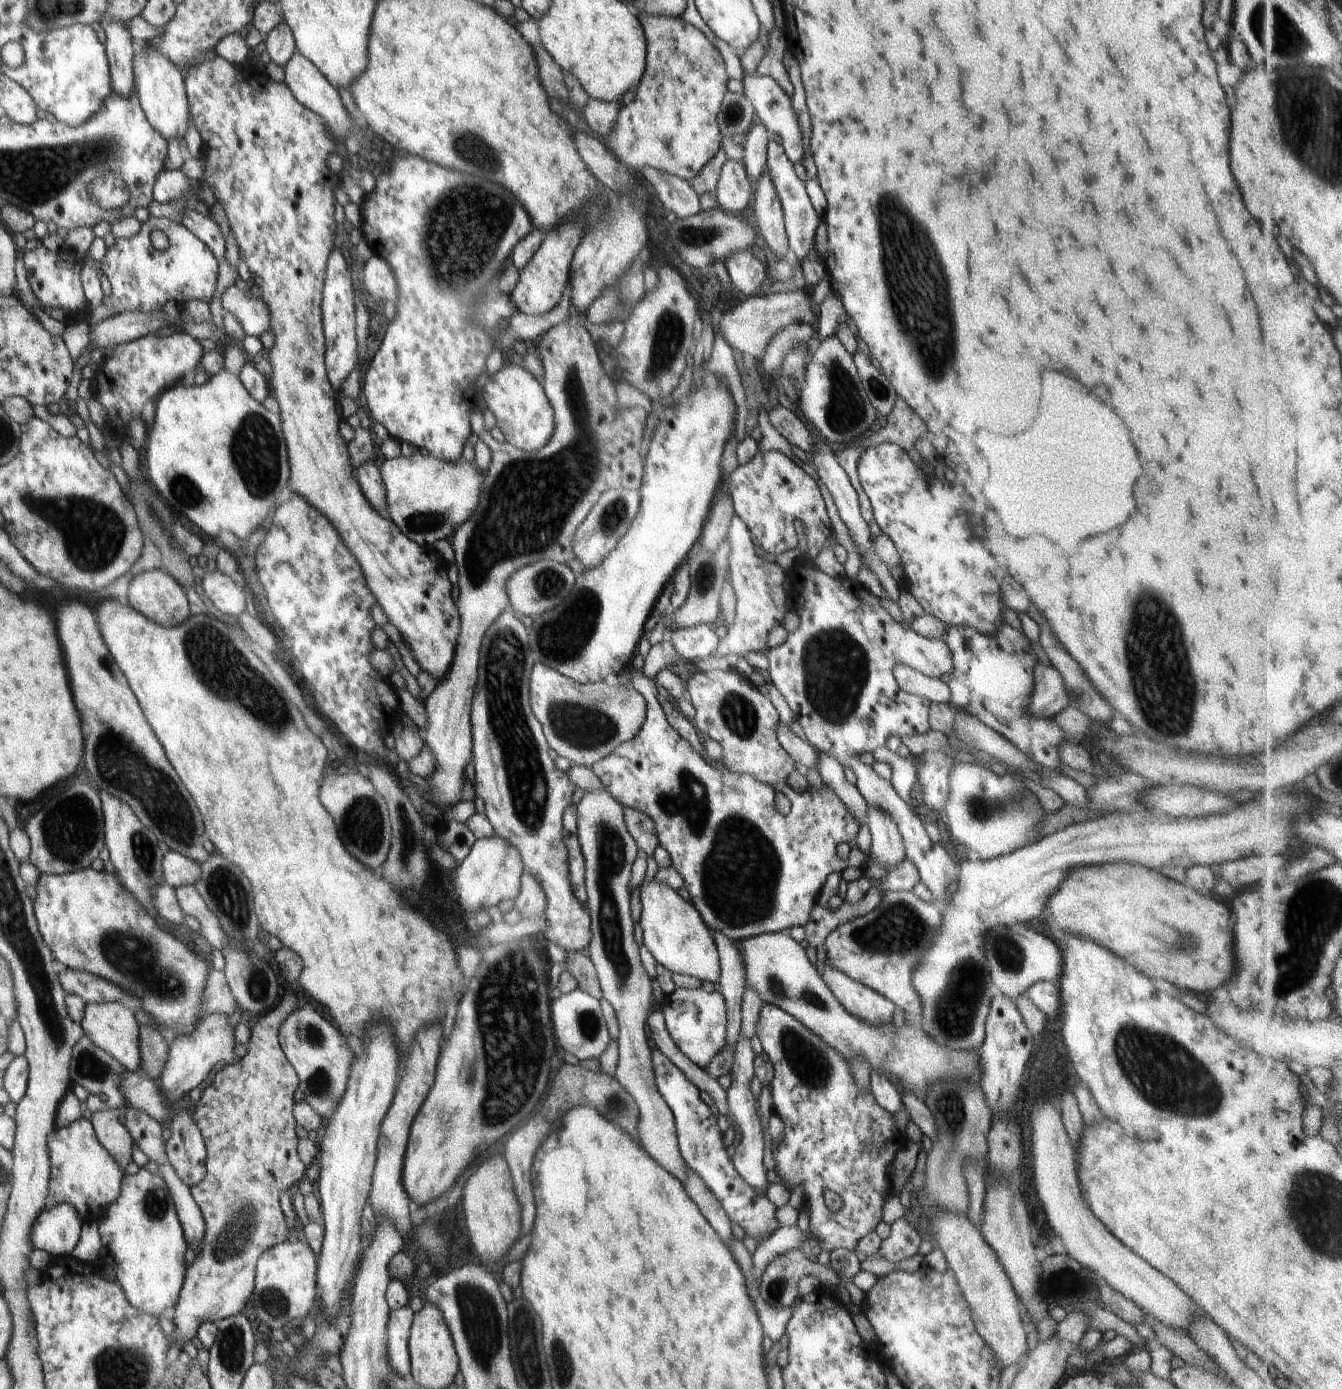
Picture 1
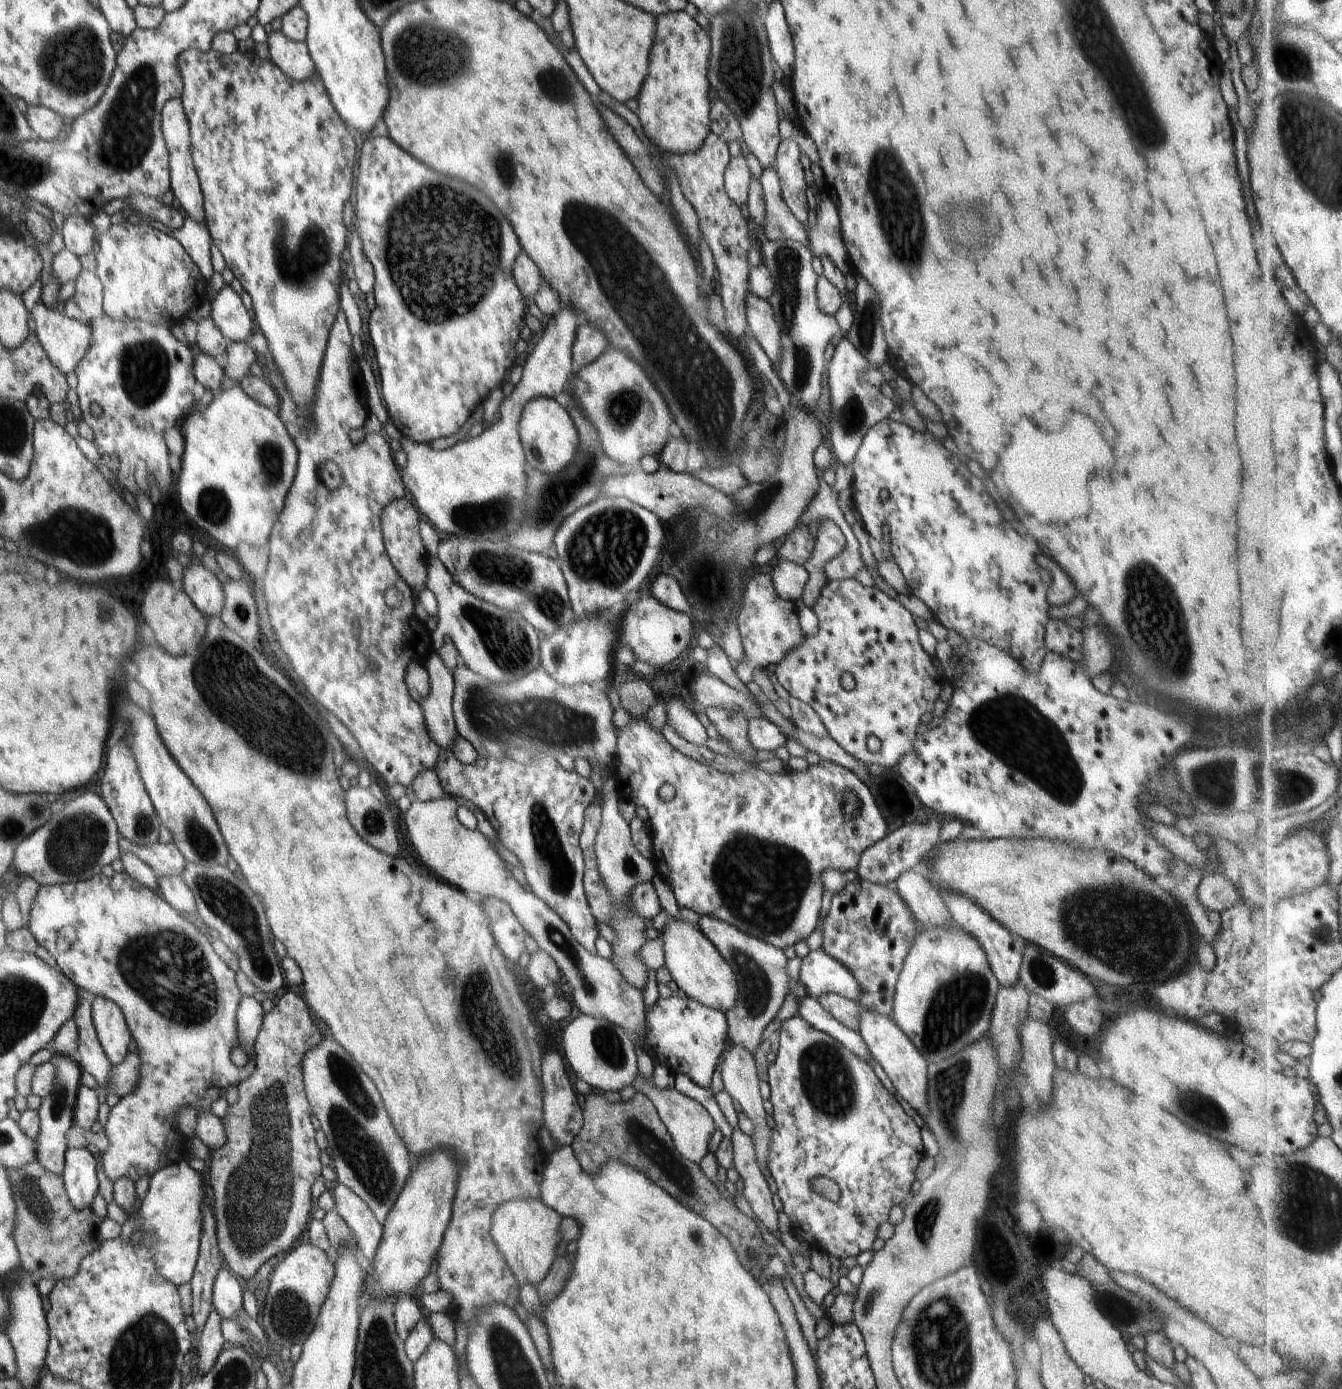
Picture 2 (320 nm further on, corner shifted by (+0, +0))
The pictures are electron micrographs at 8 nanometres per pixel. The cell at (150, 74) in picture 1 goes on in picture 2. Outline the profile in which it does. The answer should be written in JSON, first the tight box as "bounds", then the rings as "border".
{"bounds":[161,99,205,224],"border":[[[170,99],[161,110],[162,134],[169,150],[169,169],[171,190],[187,216],[205,224],[205,208],[203,205],[203,194],[197,177],[196,169],[191,157],[191,136],[189,133],[189,122],[186,118],[181,99]]]}

